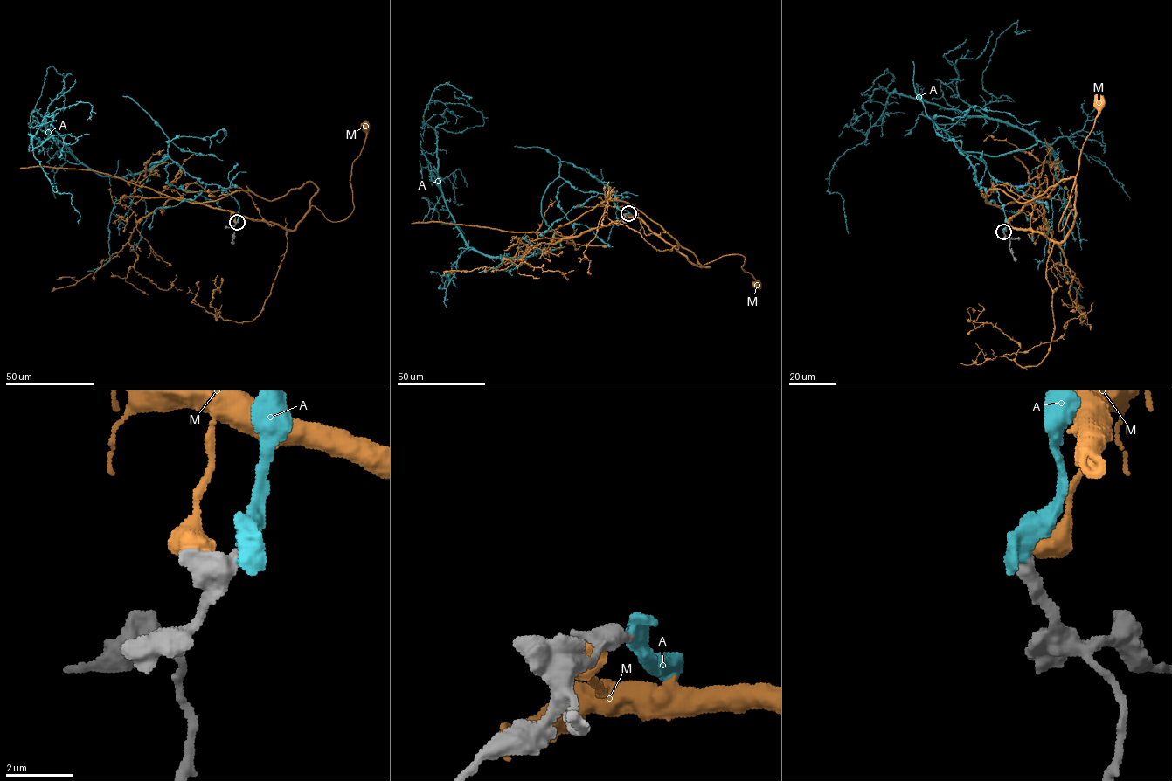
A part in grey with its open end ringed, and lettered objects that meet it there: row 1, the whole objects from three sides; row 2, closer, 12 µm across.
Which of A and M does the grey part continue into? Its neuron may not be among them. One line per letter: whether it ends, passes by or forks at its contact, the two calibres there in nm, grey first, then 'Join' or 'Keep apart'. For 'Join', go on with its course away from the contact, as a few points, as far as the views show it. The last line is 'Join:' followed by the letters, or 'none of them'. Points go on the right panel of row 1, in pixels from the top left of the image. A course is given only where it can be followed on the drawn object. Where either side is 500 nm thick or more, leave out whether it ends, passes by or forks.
A: Thickness 600 nm (grey) against 650 nm. Join. Its course: (1003, 231), (954, 143), (1050, 146), (1063, 171), (1016, 127), (891, 93), (830, 171), (848, 233)
M: Thickness 600 nm (grey) against 700 nm. Keep apart
Join: A

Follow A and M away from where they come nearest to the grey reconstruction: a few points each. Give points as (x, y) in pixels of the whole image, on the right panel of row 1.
A: (1003, 231), (954, 143), (1050, 146), (1063, 171), (1016, 127), (891, 93), (830, 171), (848, 233)
M: (1003, 231), (1007, 221), (1052, 241), (1060, 242), (1067, 235), (1075, 210), (1059, 231), (1059, 221), (1099, 102)

